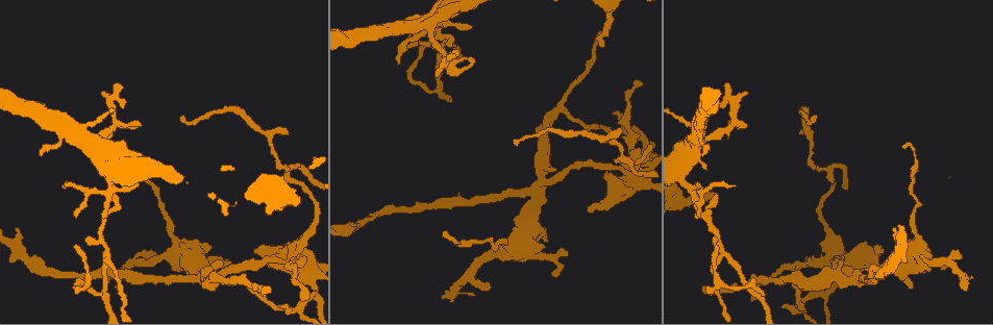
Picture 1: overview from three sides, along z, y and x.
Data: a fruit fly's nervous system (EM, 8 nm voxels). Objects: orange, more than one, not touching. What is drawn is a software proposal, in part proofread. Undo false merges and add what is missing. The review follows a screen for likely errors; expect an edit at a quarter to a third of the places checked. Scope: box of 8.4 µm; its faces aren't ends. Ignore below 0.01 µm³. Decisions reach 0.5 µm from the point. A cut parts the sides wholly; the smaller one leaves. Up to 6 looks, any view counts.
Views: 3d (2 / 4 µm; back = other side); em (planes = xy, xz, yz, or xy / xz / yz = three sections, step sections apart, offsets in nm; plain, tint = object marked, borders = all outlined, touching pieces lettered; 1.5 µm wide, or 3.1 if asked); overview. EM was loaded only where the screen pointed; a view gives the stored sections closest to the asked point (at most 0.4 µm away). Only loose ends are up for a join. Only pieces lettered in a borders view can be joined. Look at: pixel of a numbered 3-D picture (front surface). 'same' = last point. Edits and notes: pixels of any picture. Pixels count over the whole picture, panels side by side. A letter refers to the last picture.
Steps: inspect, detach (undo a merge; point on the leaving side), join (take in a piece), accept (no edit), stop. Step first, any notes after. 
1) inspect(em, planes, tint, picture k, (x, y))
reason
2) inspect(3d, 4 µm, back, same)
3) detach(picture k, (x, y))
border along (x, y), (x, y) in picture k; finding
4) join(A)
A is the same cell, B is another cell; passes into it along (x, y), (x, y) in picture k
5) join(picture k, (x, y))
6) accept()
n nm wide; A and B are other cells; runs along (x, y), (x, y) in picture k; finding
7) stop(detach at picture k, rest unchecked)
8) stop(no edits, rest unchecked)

inspect(3d, 4 µm, picture 1, (409, 43))
branch stops here

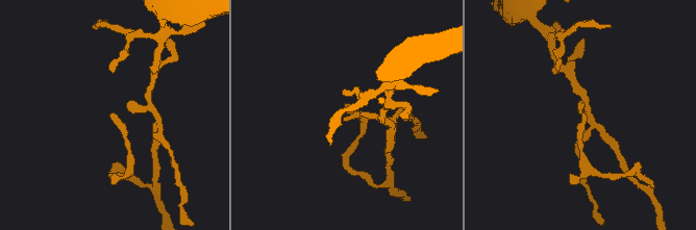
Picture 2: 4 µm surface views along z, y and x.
inspect(em, yz, step 4, tint, picture 2, (345, 117))

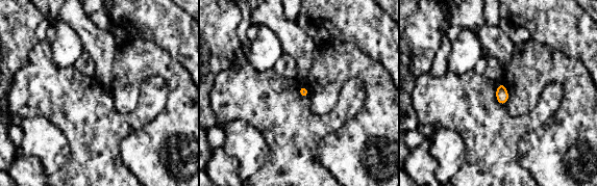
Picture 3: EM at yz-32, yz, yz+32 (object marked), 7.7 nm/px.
inspect(em, planes, borders, same)

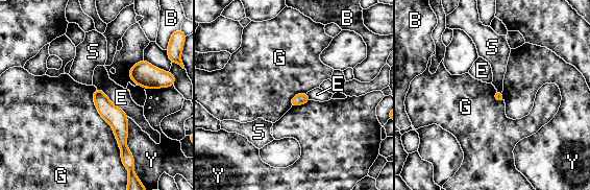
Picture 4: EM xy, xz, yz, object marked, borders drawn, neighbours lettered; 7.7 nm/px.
accept()
B, E, G, S and Y are other cells; no lettered piece goes on from it

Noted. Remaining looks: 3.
inspect(em, xz, step 8, tint, picture 1, (105, 296))
sharp bend

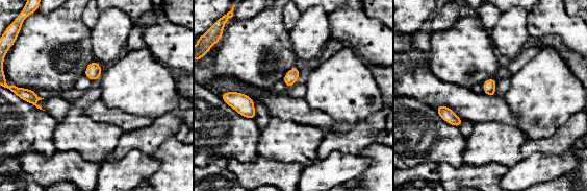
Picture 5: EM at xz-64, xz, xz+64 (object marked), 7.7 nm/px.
inspect(em, planes, borders, same)

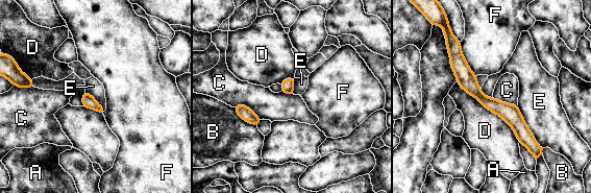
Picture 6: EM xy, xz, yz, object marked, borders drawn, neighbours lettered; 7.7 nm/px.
accept()
A, B, C, D, E and F are other cells; border along (457, 82), (496, 113), (519, 142) in picture 6; all the same neuron

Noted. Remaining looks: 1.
stop(no edits, rest unchecked)

